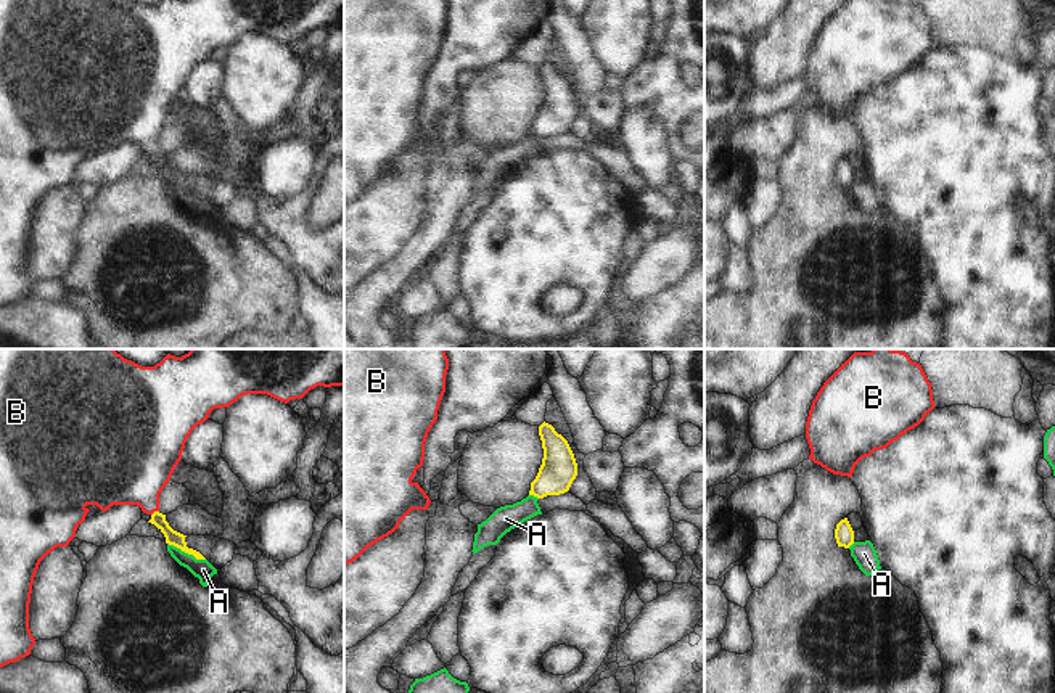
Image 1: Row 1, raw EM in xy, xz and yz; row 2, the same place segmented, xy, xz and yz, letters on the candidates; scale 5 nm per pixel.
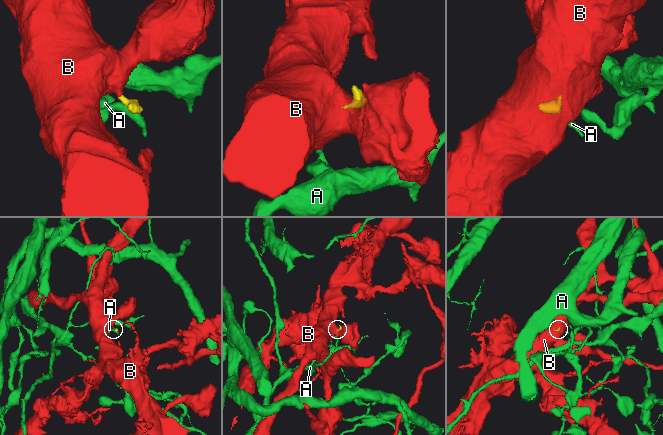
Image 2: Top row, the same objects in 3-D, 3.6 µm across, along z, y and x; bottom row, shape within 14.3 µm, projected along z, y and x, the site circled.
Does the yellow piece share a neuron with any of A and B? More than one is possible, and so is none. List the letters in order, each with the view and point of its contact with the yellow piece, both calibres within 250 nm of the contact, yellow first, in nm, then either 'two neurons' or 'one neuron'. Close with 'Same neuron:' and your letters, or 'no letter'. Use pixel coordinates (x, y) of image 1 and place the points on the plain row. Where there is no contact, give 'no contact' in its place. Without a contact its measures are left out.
A: xy (187, 192) | 80/100 nm | two neurons
B: xy (155, 151) | 80/360 nm | one neuron
Same neuron: B

